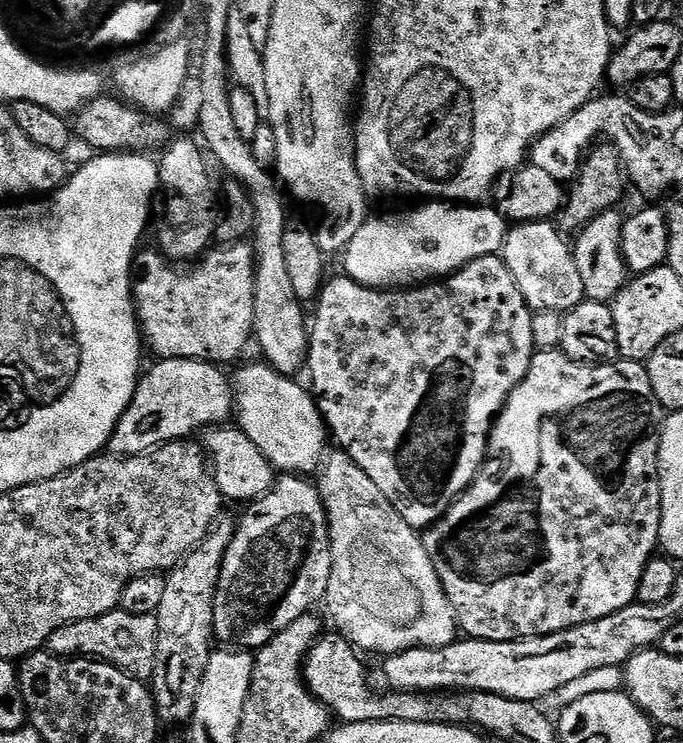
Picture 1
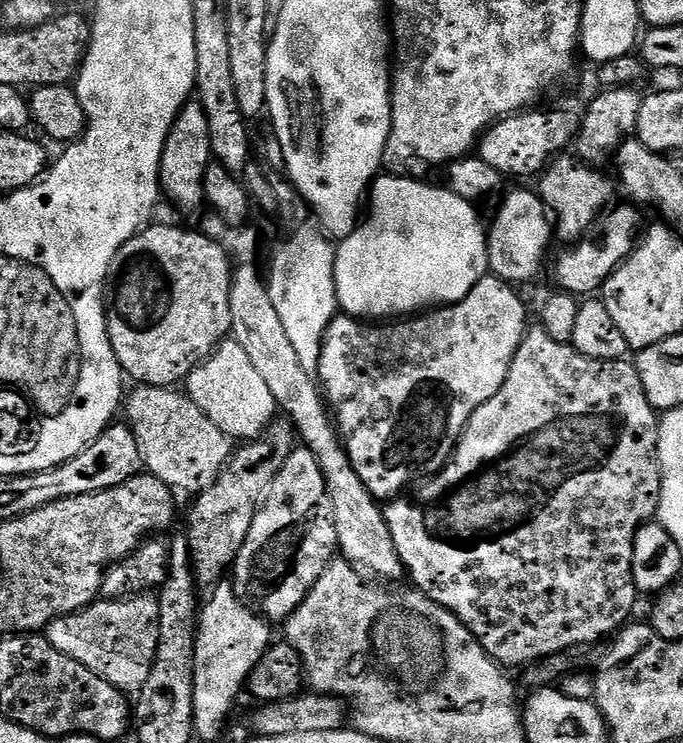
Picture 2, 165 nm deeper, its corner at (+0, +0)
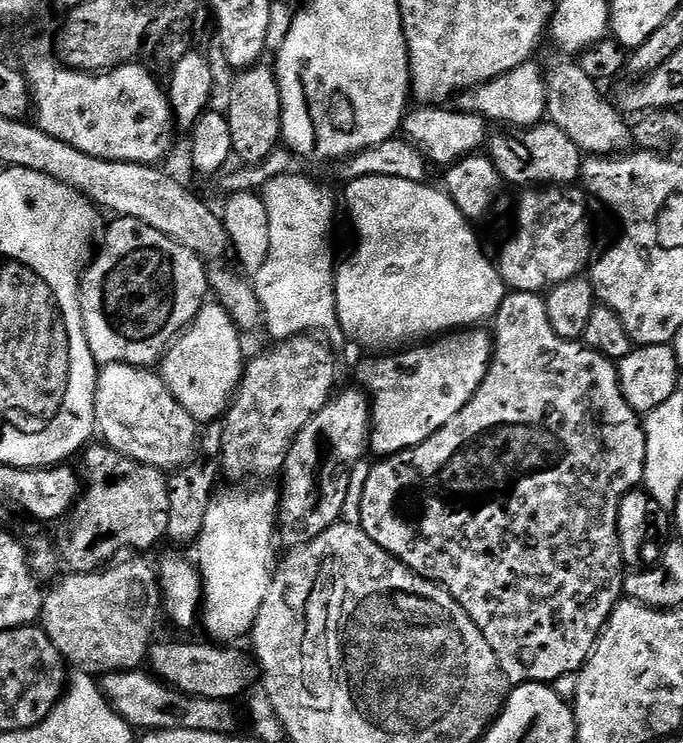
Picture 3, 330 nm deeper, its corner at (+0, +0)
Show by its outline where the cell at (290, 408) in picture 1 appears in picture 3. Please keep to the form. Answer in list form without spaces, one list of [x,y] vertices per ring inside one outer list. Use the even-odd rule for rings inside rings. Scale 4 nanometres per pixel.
[[[206,302],[198,310],[192,323],[168,345],[168,350],[158,365],[158,375],[163,378],[170,394],[196,419],[197,425],[207,426],[219,421],[228,411],[232,398],[236,395],[237,388],[240,387],[240,380],[244,377],[246,355],[244,356],[240,339],[242,339],[242,333],[230,318],[227,310],[218,302]]]

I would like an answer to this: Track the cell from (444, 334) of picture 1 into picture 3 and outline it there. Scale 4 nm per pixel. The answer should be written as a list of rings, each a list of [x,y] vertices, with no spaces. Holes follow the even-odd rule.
[[[472,326],[467,330],[453,330],[419,346],[373,355],[376,356],[373,360],[364,360],[357,366],[355,383],[363,389],[370,401],[370,448],[377,452],[377,457],[395,456],[398,452],[418,446],[442,426],[446,426],[446,422],[450,422],[450,418],[454,418],[454,414],[458,414],[458,410],[470,402],[484,381],[488,363],[492,360],[494,340],[482,329],[480,326]]]

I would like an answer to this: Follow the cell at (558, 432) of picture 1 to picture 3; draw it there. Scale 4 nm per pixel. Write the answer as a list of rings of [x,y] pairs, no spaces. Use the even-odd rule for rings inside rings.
[[[509,291],[498,306],[495,324],[488,373],[470,402],[466,402],[466,406],[462,406],[462,410],[458,410],[446,426],[418,446],[376,462],[380,464],[369,470],[364,489],[360,492],[358,524],[370,539],[382,546],[382,550],[403,562],[412,572],[445,588],[459,602],[474,626],[478,626],[482,638],[486,638],[509,685],[548,684],[563,676],[579,673],[588,661],[605,622],[612,616],[614,606],[622,598],[626,565],[620,549],[618,510],[620,499],[627,492],[635,492],[641,487],[646,436],[641,417],[626,402],[620,390],[617,365],[580,340],[558,338],[558,334],[554,334],[554,326],[550,326],[541,293]]]

